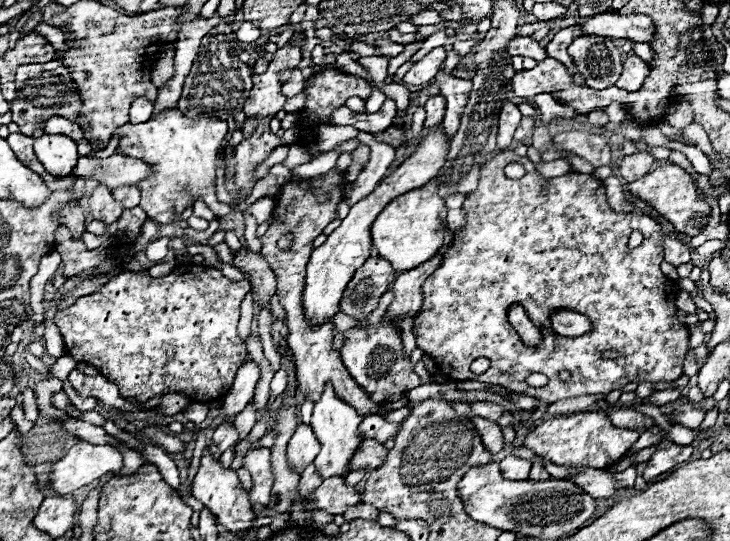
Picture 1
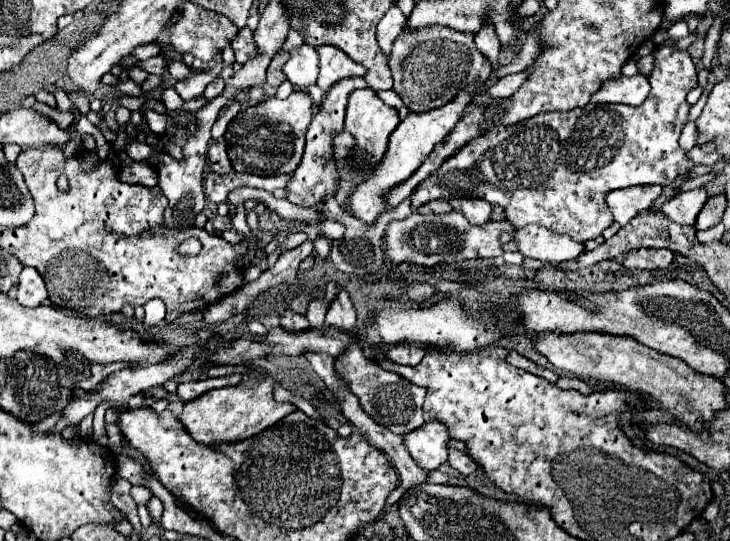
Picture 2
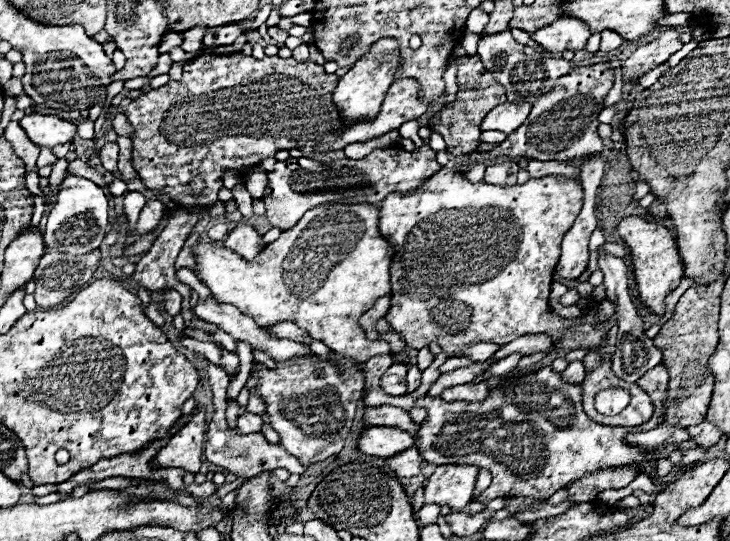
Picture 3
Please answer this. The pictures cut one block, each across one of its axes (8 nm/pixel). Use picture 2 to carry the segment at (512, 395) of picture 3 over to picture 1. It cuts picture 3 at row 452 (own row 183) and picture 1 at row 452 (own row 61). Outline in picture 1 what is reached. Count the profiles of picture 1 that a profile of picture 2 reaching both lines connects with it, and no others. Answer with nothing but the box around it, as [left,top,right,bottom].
[644,440,692,482]

